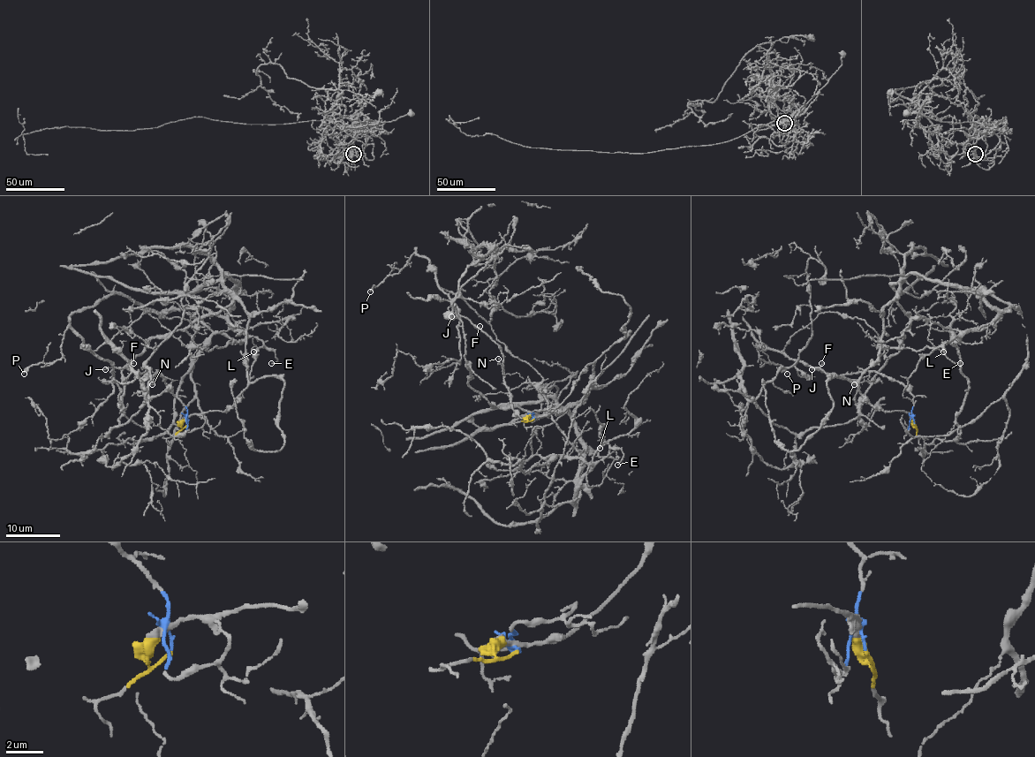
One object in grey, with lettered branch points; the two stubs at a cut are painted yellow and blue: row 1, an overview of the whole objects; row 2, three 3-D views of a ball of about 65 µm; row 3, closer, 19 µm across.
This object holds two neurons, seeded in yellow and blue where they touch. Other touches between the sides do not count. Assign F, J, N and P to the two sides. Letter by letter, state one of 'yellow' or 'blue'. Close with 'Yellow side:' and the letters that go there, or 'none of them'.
F: blue
J: blue
N: blue
P: blue
Yellow side: none of them

